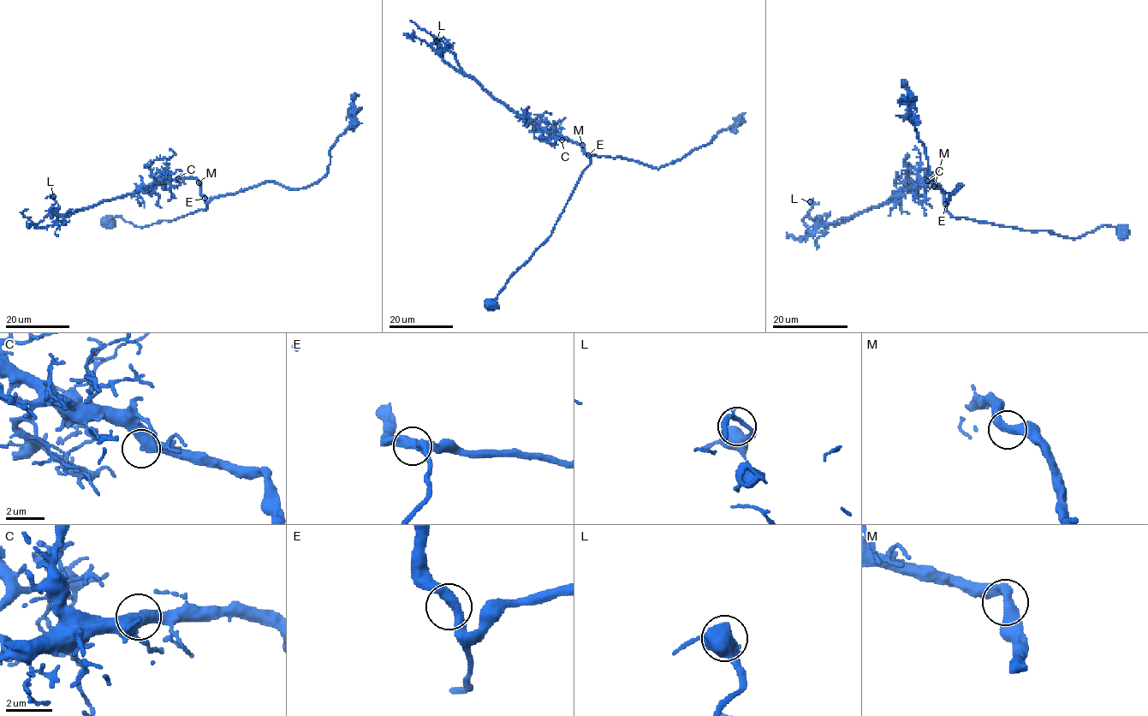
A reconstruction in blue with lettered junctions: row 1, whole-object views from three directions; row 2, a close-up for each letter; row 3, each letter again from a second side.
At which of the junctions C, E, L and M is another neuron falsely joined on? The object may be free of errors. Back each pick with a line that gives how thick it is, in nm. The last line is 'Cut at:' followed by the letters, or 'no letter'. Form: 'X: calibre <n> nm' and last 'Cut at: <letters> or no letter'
Cut at: no letter

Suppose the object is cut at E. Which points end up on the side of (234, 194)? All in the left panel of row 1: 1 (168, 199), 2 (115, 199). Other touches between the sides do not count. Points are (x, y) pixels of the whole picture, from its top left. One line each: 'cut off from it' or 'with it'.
1: with it
2: with it

